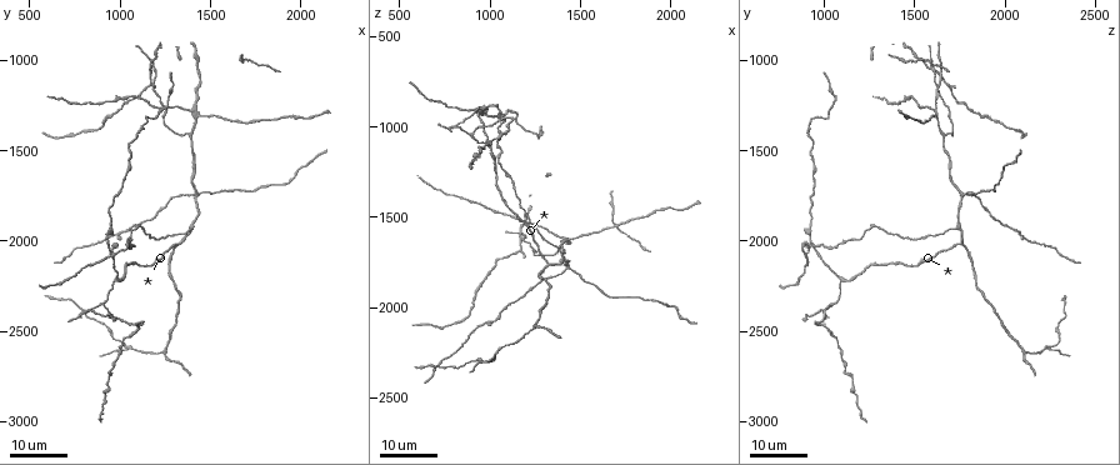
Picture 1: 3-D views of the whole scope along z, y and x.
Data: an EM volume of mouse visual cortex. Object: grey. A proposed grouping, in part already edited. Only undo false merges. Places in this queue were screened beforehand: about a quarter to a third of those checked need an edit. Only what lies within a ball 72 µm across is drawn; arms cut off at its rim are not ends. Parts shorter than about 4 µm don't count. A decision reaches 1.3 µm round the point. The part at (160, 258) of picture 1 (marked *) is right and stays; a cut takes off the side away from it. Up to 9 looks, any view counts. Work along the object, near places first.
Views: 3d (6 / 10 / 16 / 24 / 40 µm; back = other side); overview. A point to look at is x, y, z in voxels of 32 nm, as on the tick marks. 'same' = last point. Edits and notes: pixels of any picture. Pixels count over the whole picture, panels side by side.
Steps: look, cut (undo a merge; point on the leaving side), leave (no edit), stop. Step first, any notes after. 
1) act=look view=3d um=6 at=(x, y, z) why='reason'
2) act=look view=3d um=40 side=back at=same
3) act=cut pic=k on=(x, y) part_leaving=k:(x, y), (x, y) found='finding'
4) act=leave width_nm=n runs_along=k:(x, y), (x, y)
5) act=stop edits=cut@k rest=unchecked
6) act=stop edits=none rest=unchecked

act=look view=3d um=24 at=(1120, 2440, 940) why='sharp bend'

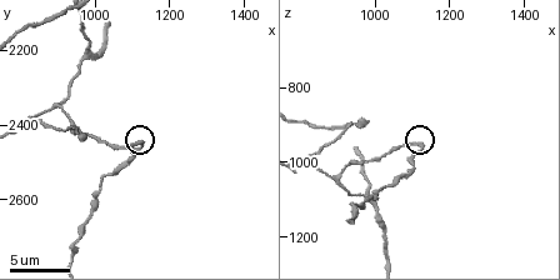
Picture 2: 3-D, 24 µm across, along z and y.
act=look view=3d um=6 at=(1120, 2450, 950)

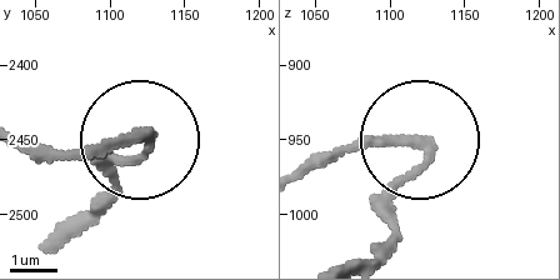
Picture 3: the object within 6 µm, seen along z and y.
act=leave found='continuous, no second cell'

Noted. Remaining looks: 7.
act=look view=3d um=24 at=(1260, 2600, 2100) why='arms part here'

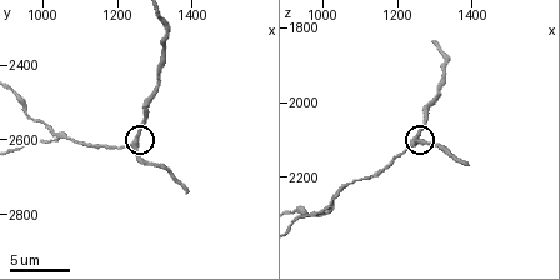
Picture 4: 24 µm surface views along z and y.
act=look view=3d um=10 at=(1240, 2610, 2110)

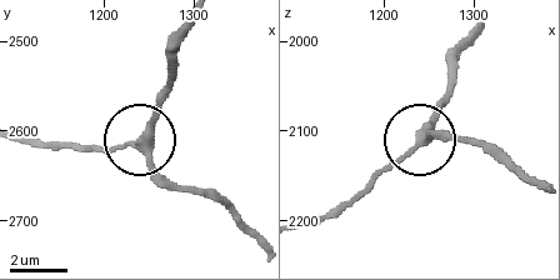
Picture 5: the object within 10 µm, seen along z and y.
act=leave arms=3 found='all the same cell'

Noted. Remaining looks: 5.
act=look view=3d um=10 at=(1030, 2590, 2260) why='arms part here'

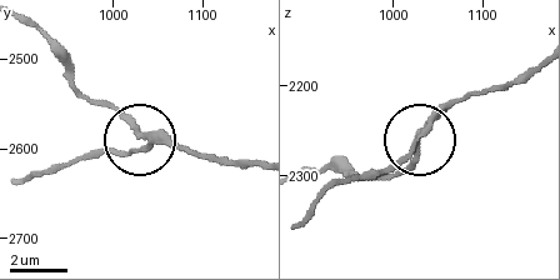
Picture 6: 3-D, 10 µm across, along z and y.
act=look view=3d um=10 side=back at=same

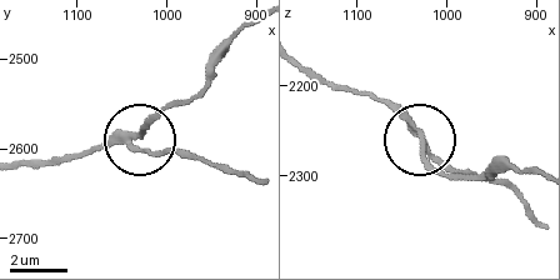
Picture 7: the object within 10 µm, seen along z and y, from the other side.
act=leave runs_along=7:(25, 163), (125, 141), (161, 155), (188, 155) found='all the same cell'

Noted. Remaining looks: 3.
act=look view=3d um=16 at=(1380, 1420, 1660) why='arms part here'

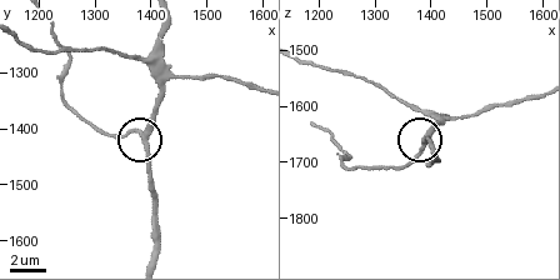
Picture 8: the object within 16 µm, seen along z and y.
act=look view=3d um=10 at=(1385, 1410, 1665)

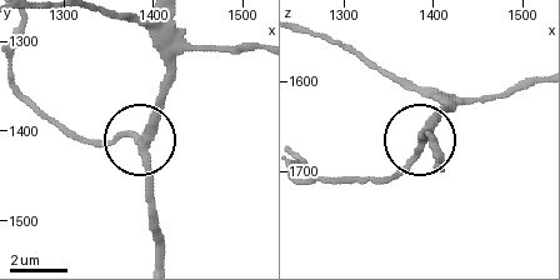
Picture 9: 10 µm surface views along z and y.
act=leave arms=3 found='continuous, no second cell'

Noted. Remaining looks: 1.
act=stop edits=none rest=unchecked

